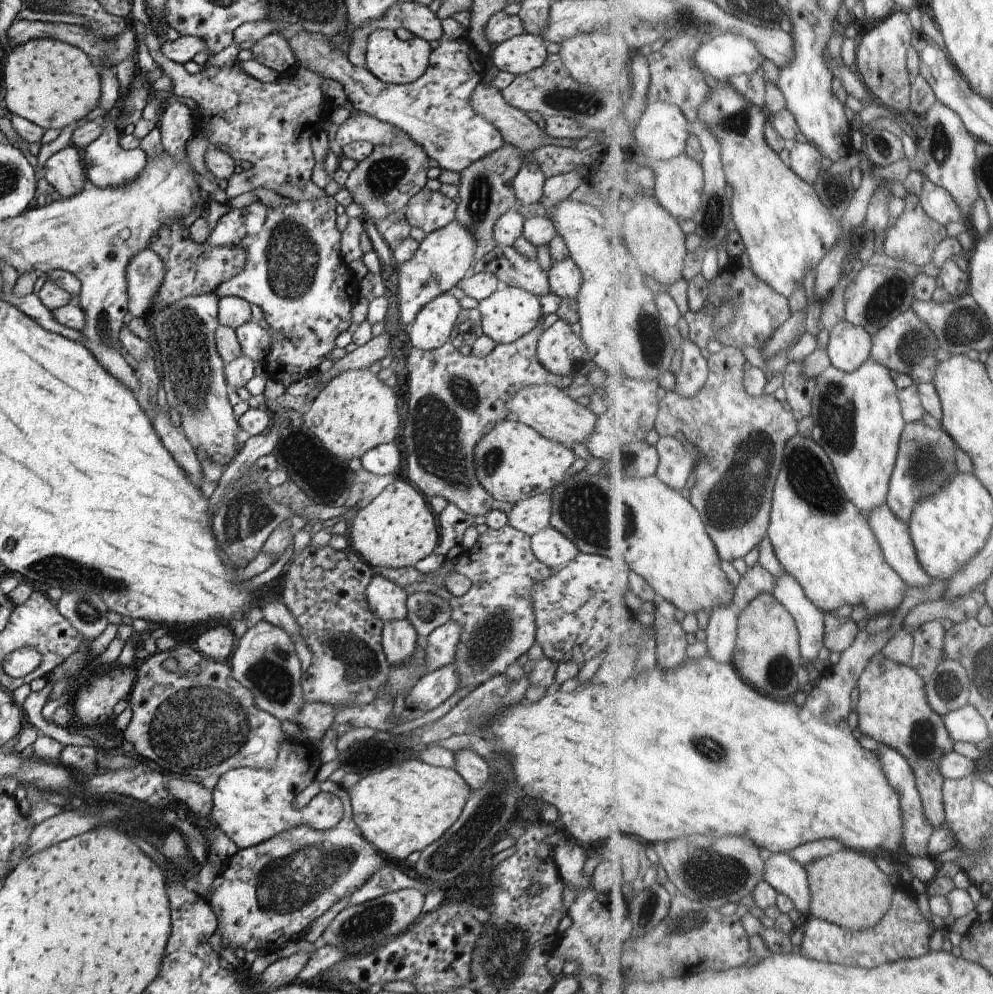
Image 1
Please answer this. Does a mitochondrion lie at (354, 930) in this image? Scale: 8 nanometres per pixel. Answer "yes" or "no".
yes

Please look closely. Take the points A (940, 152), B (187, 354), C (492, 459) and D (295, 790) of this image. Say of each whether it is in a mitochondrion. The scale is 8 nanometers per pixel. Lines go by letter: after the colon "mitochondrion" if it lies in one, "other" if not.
A: mitochondrion
B: mitochondrion
C: mitochondrion
D: other

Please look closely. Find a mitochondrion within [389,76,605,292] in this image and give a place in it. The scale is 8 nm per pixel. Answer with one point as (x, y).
(484, 187)

